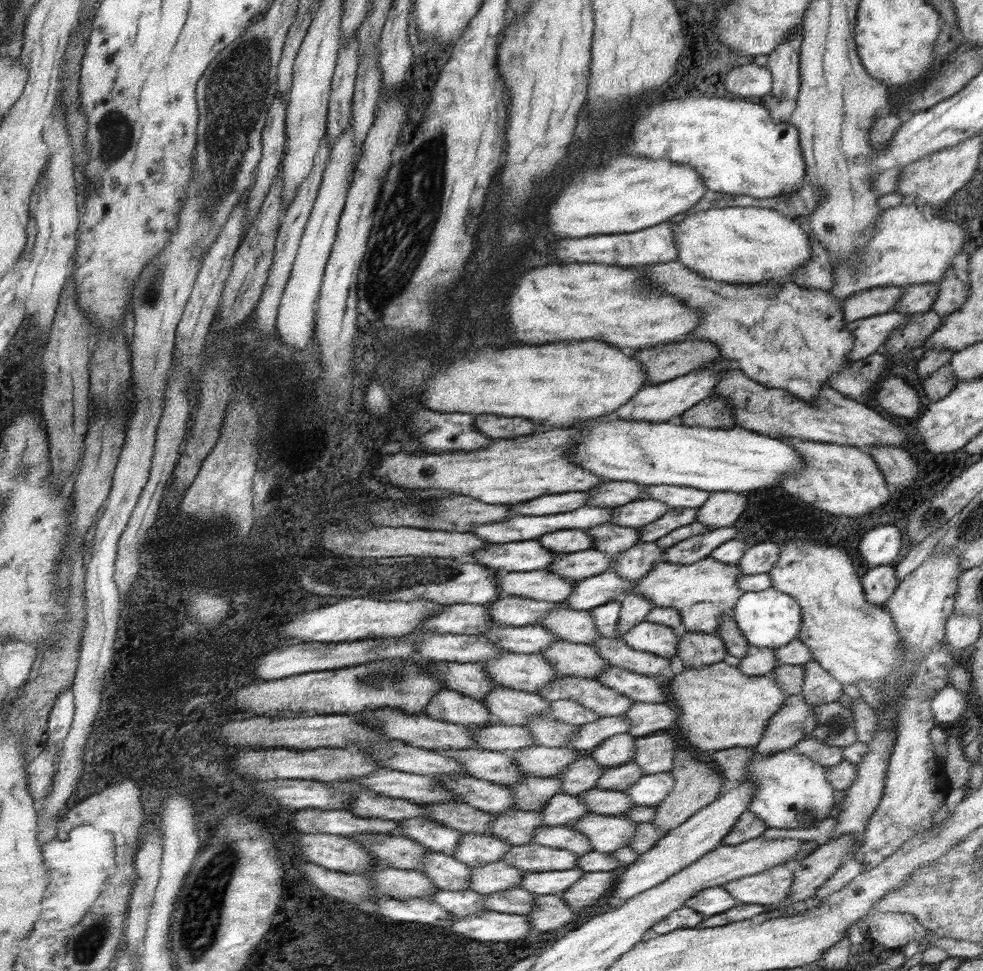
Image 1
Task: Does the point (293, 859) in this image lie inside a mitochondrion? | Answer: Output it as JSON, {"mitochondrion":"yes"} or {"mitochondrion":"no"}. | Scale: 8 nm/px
{"mitochondrion":"no"}

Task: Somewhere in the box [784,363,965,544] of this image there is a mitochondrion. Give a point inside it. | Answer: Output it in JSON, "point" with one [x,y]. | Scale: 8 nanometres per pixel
{"point":[938,515]}

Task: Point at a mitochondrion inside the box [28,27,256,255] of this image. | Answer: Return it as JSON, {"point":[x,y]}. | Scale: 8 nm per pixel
{"point":[115,131]}

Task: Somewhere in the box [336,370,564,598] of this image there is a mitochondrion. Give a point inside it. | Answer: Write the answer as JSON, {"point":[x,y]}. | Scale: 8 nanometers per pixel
{"point":[411,574]}

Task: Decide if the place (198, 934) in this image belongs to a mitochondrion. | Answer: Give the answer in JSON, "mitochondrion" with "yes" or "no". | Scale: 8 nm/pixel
{"mitochondrion":"yes"}

